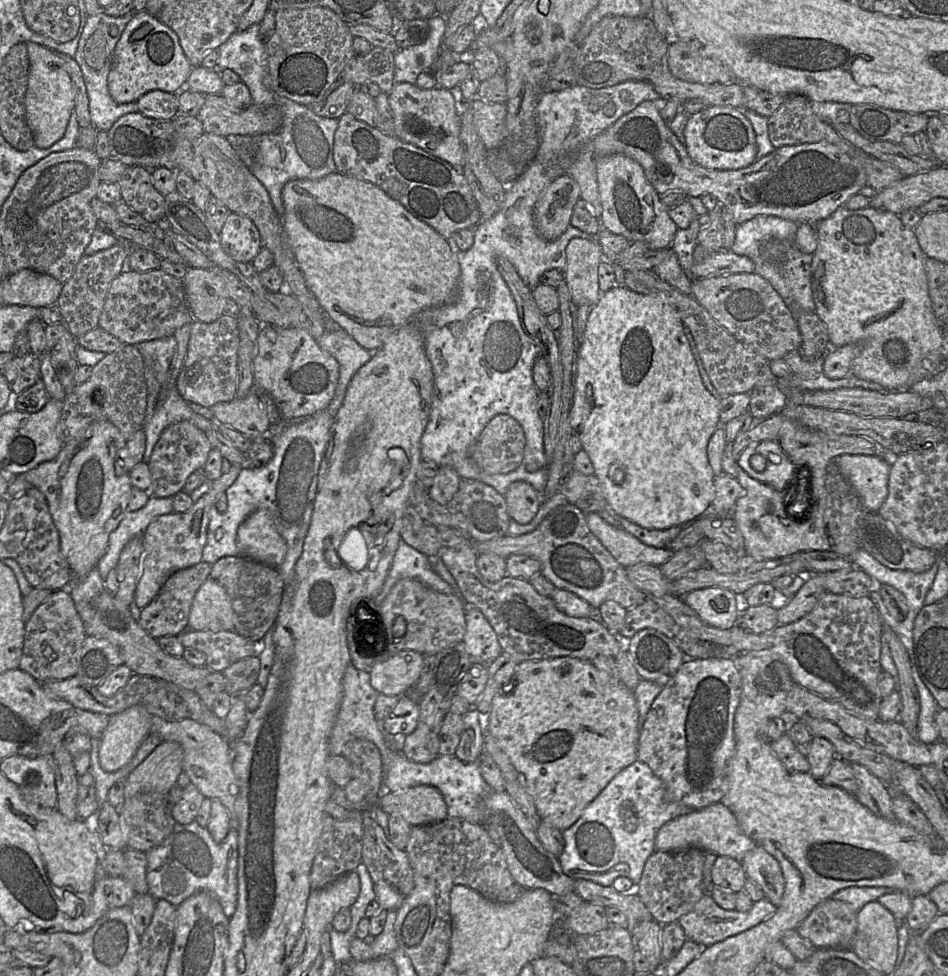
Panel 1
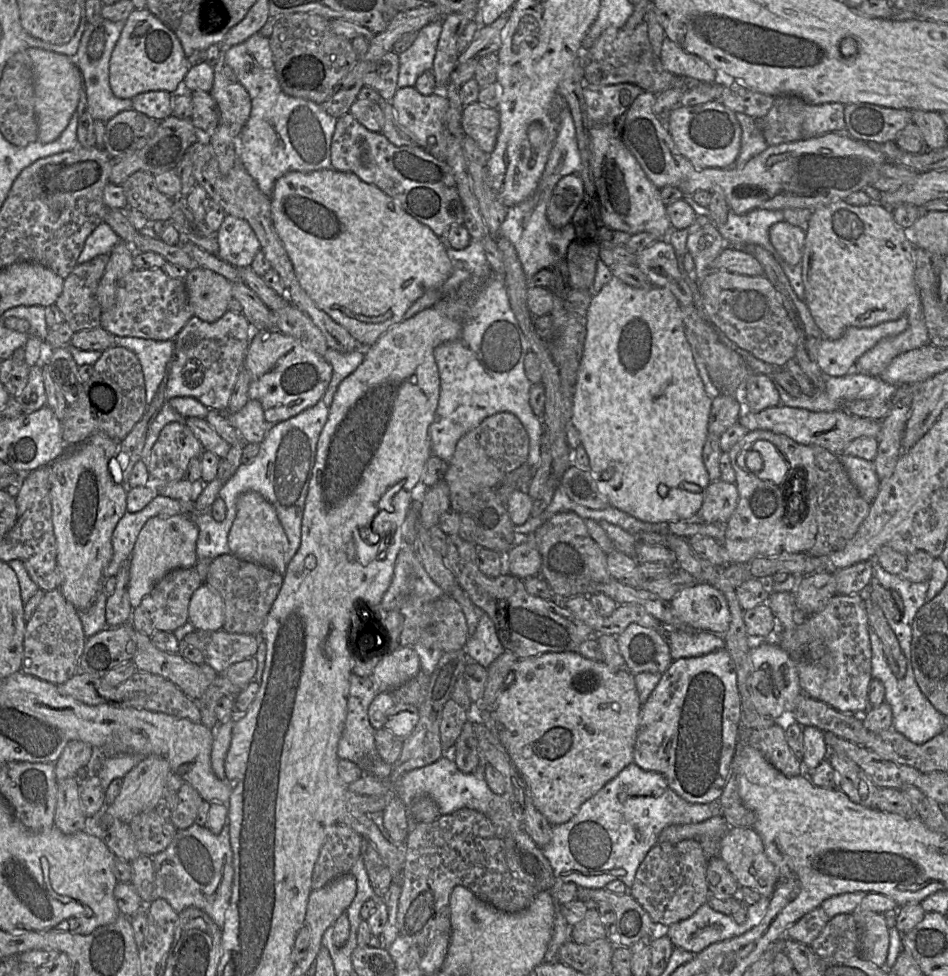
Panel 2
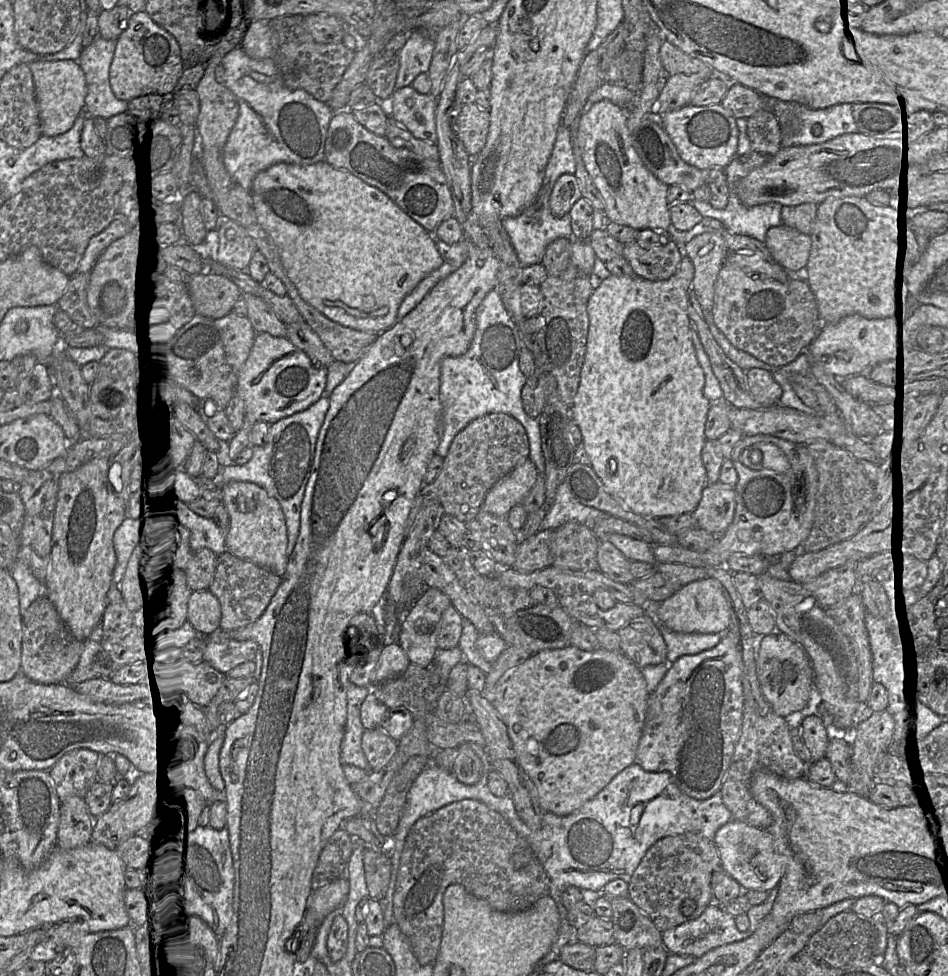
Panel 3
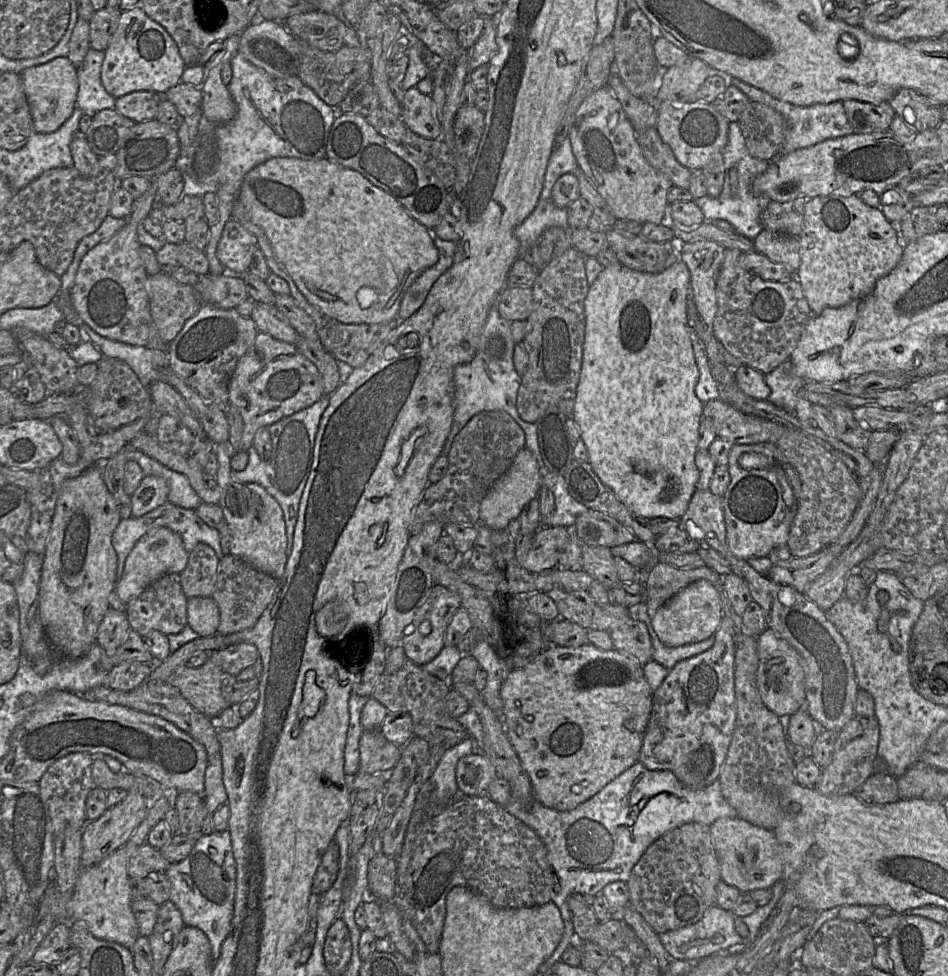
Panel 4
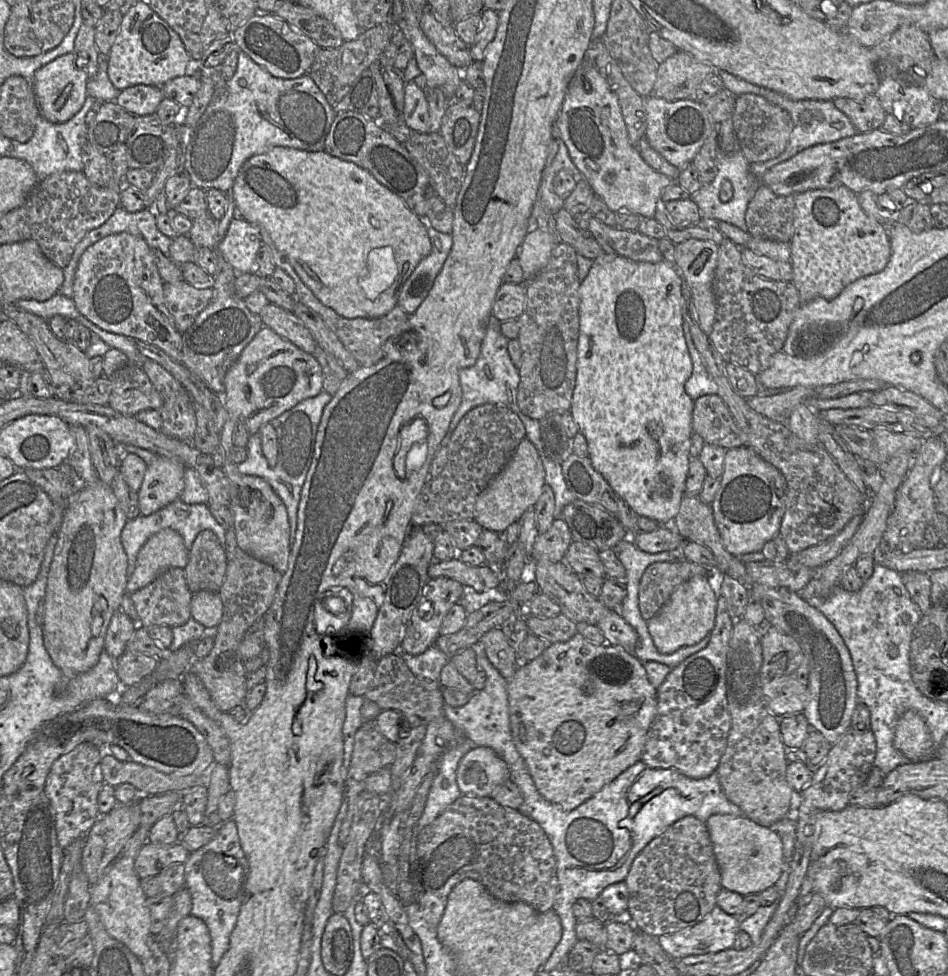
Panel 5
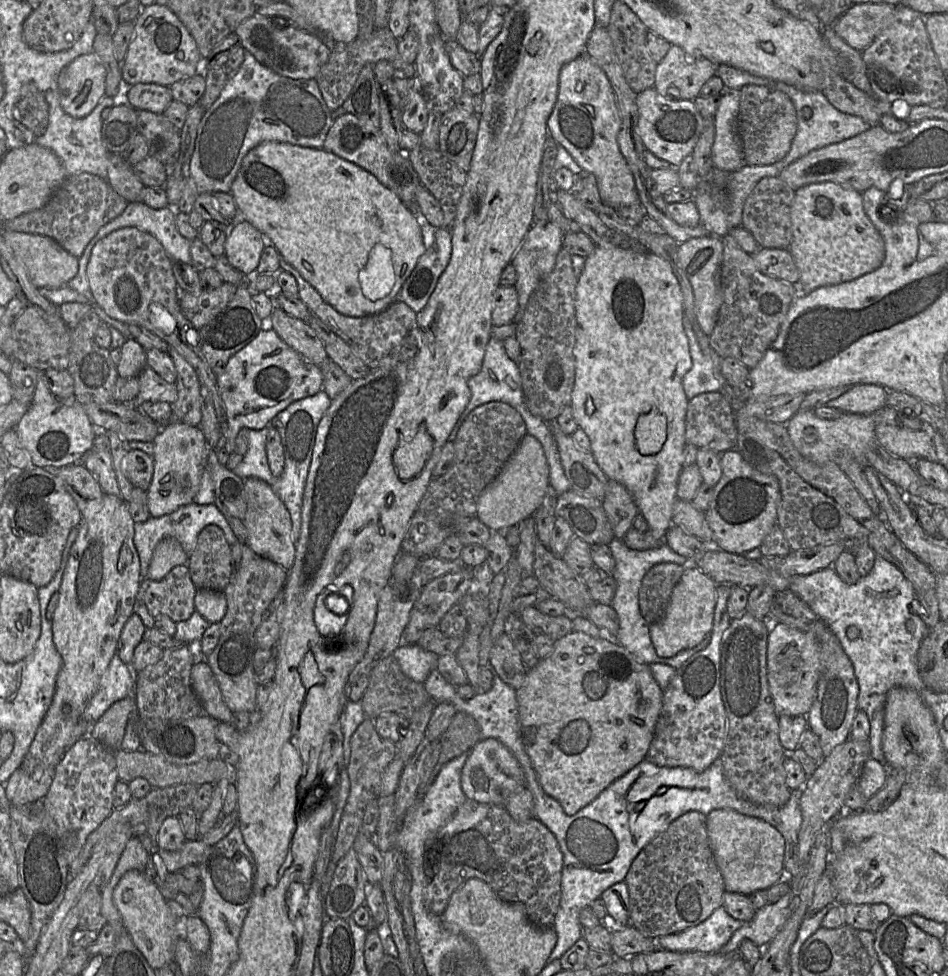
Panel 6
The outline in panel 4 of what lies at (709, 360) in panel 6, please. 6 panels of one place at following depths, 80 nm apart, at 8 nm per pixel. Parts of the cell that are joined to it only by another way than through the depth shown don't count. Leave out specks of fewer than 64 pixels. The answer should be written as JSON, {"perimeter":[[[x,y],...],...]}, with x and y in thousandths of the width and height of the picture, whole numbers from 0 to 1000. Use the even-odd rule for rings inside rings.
{"perimeter":[[[726,334],[727,344],[731,355],[733,369],[737,378],[737,388],[733,395],[733,404],[737,410],[745,413],[752,409],[759,408],[757,394],[750,382],[747,367],[737,350],[732,336]]]}

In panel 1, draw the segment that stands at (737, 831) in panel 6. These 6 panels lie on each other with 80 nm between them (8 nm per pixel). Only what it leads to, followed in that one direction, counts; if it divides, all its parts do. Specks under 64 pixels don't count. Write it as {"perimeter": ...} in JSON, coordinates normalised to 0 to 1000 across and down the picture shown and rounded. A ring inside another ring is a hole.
{"perimeter":[[[797,866],[781,882],[788,901],[794,903],[805,914],[806,920],[818,929],[827,916],[828,903],[821,882],[803,867]]]}

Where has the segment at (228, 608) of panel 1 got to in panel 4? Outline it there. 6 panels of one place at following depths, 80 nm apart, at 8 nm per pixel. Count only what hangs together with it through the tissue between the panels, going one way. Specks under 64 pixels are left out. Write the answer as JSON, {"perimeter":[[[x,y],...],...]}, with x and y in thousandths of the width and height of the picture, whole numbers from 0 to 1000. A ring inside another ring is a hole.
{"perimeter":[[[203,612],[197,621],[198,640],[211,652],[229,650],[232,639],[232,626],[224,612]]]}

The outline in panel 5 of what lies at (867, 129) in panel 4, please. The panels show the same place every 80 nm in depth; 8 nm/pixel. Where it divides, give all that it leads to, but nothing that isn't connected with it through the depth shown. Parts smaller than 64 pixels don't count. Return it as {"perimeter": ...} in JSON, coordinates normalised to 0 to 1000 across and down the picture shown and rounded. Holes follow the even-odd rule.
{"perimeter":[[[924,97],[915,98],[910,102],[881,100],[878,103],[897,122],[905,136],[915,136],[929,131],[936,118]]]}

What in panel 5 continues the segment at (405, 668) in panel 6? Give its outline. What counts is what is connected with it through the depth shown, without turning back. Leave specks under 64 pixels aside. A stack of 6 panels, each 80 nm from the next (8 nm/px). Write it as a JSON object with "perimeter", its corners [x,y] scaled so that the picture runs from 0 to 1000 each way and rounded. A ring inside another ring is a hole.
{"perimeter":[[[459,661],[442,671],[423,668],[423,673],[439,693],[453,698],[464,697],[466,684],[476,675]]]}

